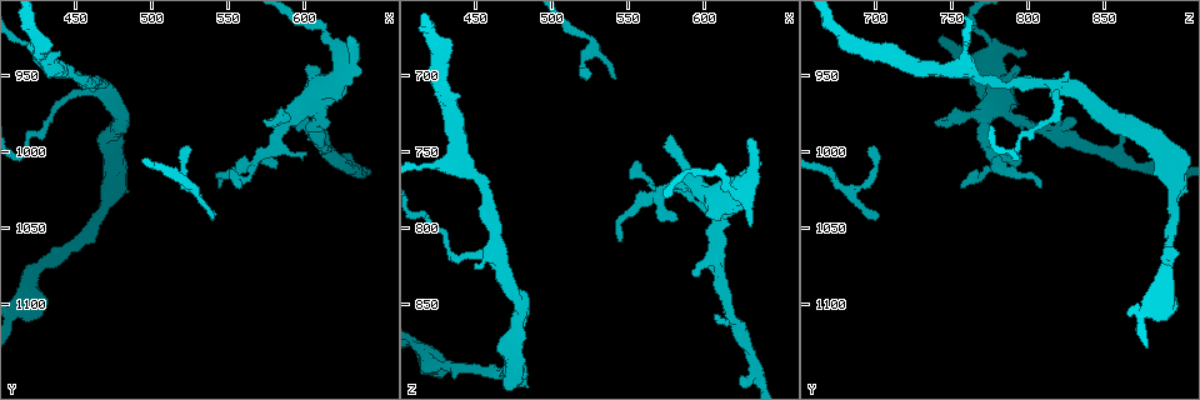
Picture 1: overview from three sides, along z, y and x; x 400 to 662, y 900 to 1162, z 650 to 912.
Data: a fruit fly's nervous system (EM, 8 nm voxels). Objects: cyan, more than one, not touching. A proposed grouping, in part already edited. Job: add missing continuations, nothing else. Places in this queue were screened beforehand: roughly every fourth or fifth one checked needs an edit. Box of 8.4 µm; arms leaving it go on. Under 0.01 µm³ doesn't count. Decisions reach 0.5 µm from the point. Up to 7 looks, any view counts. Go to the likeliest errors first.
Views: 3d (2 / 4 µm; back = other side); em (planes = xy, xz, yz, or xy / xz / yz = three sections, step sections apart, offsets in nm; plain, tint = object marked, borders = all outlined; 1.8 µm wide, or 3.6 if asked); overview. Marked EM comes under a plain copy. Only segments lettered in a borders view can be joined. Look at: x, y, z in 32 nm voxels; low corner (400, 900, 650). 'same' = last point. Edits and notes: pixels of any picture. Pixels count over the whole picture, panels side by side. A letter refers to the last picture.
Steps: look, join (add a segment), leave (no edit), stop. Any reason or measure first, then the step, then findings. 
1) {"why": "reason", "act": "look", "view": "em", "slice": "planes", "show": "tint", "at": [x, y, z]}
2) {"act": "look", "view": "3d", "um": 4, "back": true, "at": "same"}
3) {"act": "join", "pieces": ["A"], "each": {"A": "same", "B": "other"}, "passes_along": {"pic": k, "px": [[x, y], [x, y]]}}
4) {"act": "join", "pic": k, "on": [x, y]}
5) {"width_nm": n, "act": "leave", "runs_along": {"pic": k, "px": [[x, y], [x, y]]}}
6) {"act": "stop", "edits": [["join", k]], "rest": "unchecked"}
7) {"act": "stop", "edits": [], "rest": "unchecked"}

{"why": "a fork", "act": "look", "view": "3d", "um": 4, "at": [568, 1002, 778]}

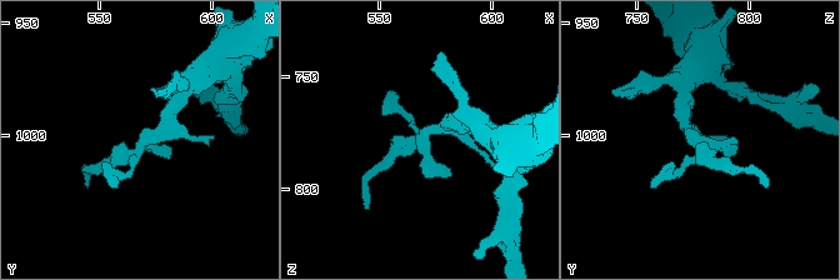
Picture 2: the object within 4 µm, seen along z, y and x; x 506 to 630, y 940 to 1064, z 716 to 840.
{"act": "look", "view": "em", "slice": "planes", "show": "borders", "at": [569, 1004, 778]}

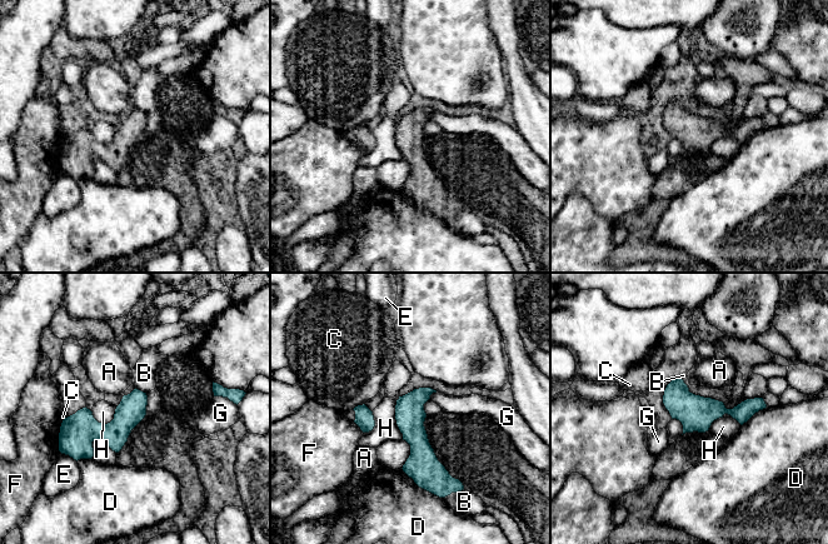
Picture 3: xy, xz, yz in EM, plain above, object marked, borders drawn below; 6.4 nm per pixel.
{"longest_contact_nm": ["H", 260], "act": "leave", "each": {"A": "other", "B": "other", "C": "other", "D": "other", "E": "other", "F": "other", "G": "other", "H": "other"}, "border": {"pic": 3, "px": [[395, 400], [395, 424], [403, 439]]}, "found": "none of them fits"}

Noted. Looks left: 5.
{"why": "sharp bend", "act": "look", "view": "em", "slice": "planes", "show": "borders", "at": [524, 1024, 688]}

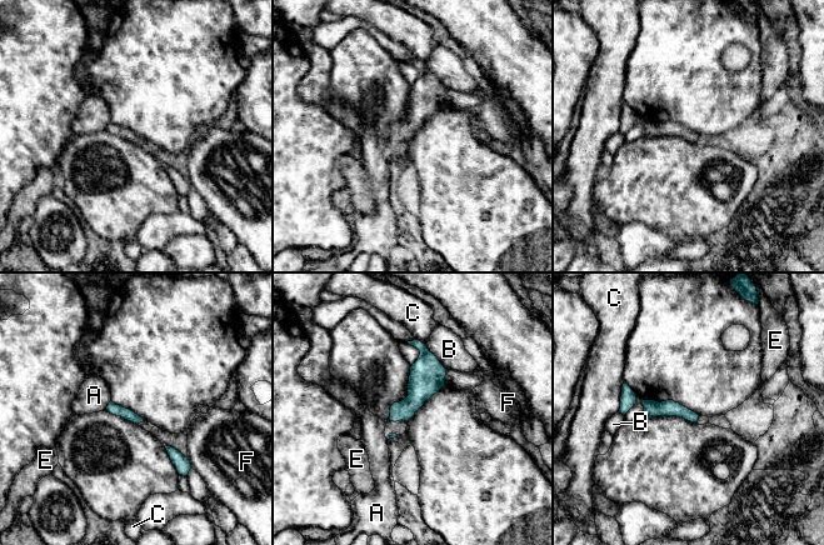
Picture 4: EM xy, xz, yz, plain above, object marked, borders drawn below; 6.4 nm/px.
{"act": "leave", "each": {"A": "other", "B": "other", "C": "other", "E": "other", "F": "other"}, "border": {"pic": 4, "px": [[110, 400], [105, 408]]}, "found": "none of them fits"}

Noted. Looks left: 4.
{"why": "an open end", "act": "look", "view": "3d", "um": 4, "back": true, "at": [448, 950, 824]}

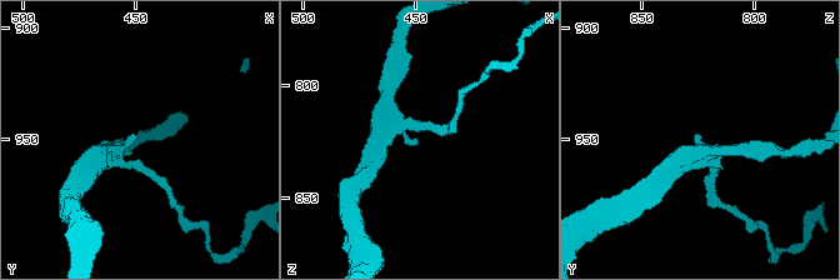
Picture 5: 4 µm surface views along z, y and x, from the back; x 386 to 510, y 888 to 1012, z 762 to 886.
{"act": "look", "view": "em", "slice": "yz", "step": 8, "show": "tint", "at": [449, 949, 827]}

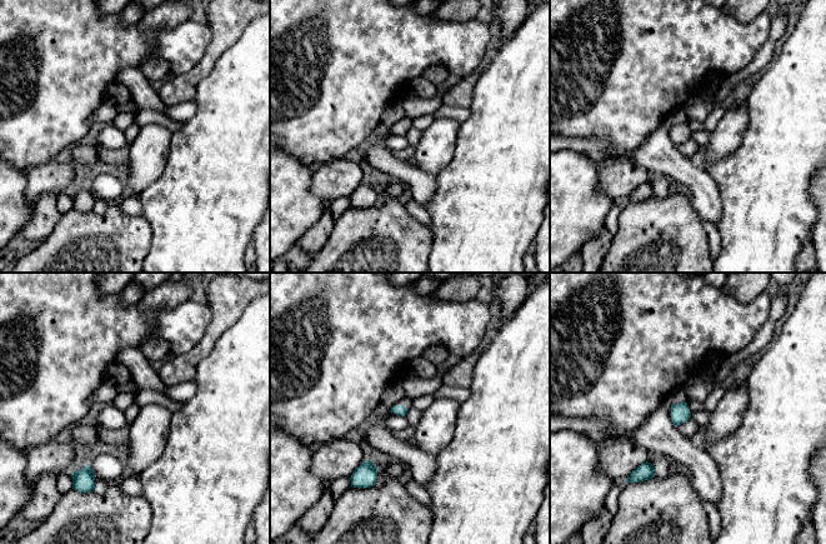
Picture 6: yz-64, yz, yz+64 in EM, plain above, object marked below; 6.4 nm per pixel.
{"why": "another direction", "act": "look", "view": "em", "slice": "planes", "show": "borders", "at": "same"}

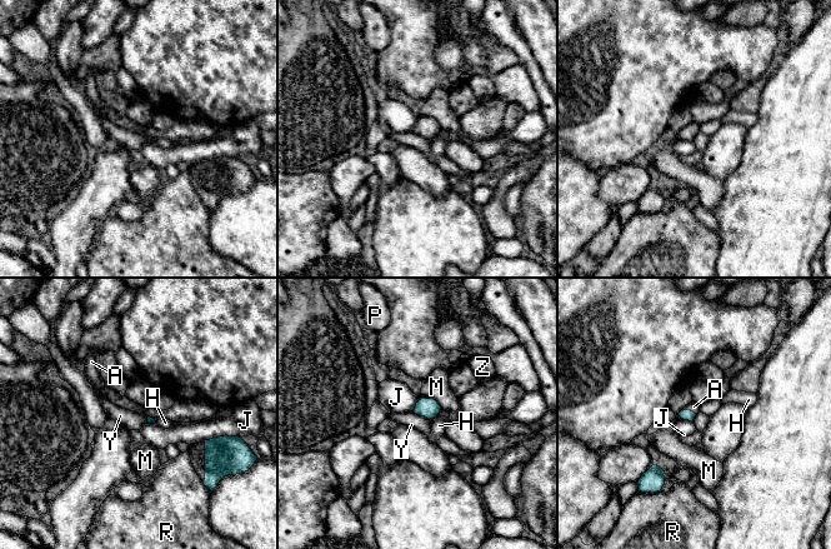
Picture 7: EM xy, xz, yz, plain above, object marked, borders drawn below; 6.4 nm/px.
{"act": "join", "pieces": ["A"], "each": {"A": "same", "H": "other", "J": "other", "M": "other", "P": "other", "R": "other", "Y": "other", "Z": "other"}, "passes_along": {"pic": 7, "px": [[689, 415], [689, 410], [694, 407]]}, "found": "it goes on there"}

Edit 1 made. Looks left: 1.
{"act": "stop", "edits": [["join", 7]], "rest": "unchecked"}

